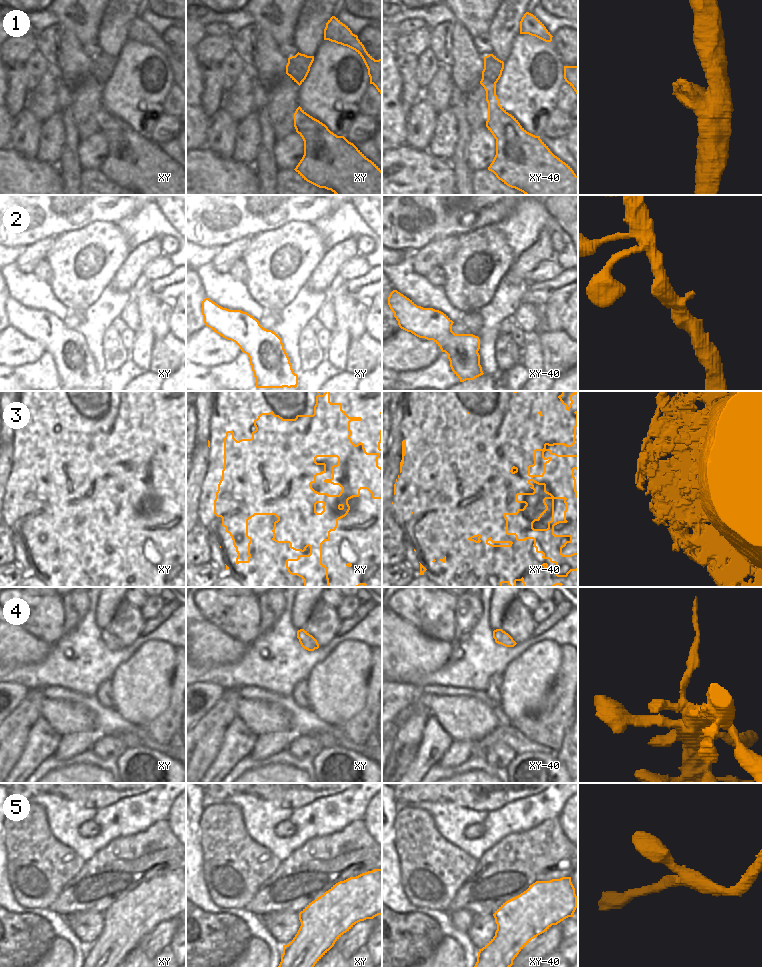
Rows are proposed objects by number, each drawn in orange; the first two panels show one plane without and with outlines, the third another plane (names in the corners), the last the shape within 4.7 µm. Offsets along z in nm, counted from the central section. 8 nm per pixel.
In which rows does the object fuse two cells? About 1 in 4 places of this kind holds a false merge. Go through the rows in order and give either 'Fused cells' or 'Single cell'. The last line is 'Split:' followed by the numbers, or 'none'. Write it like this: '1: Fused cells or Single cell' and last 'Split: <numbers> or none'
1: Single cell
2: Single cell
3: Single cell
4: Fused cells
5: Single cell
Split: 4

